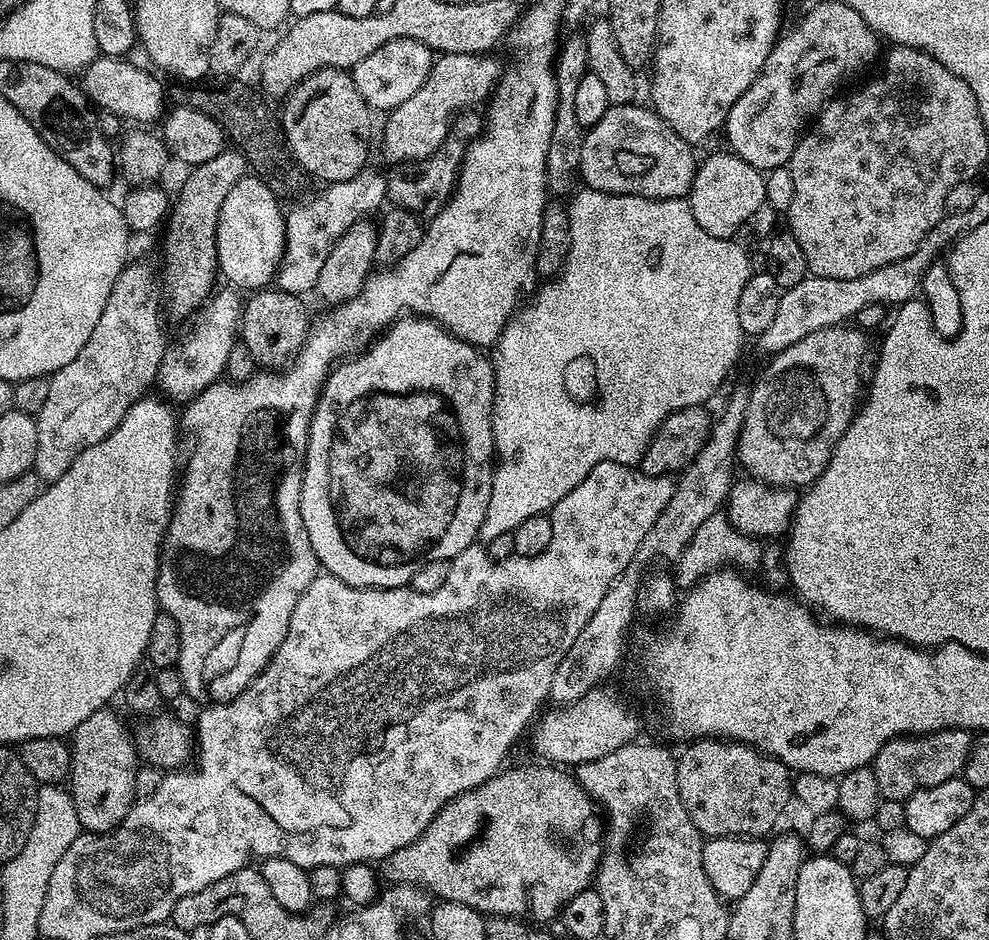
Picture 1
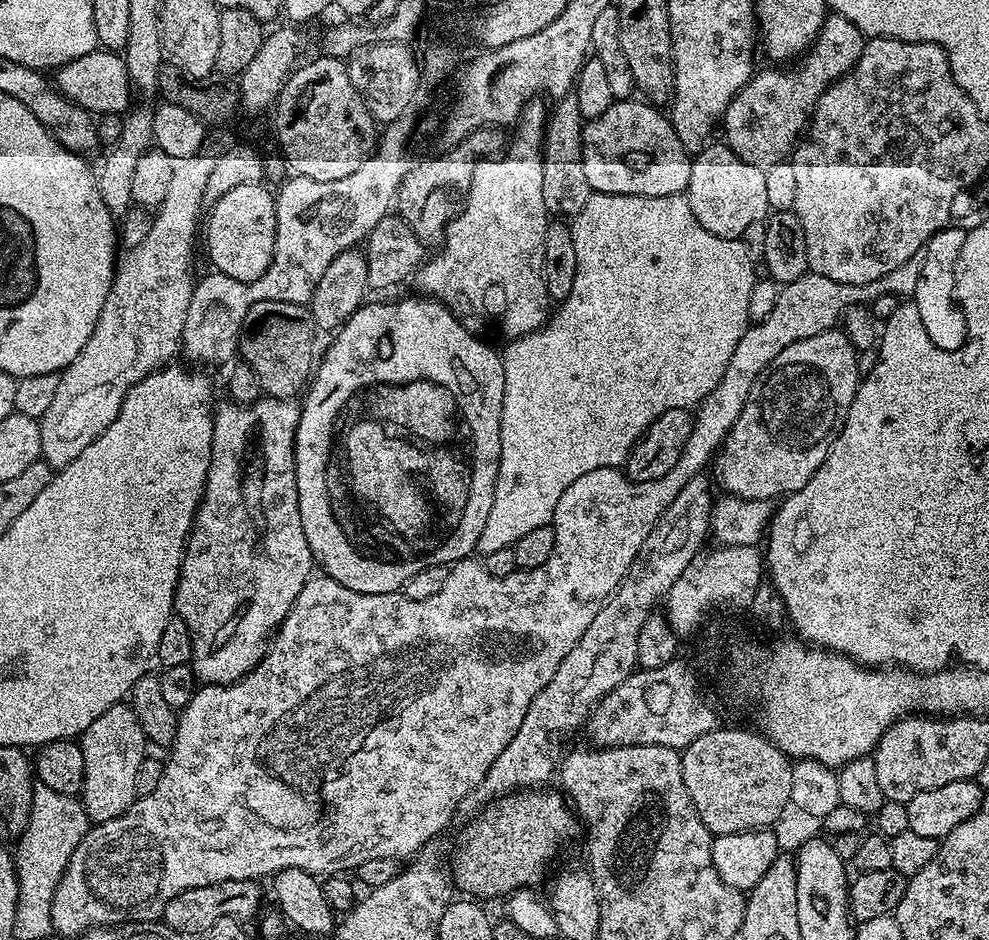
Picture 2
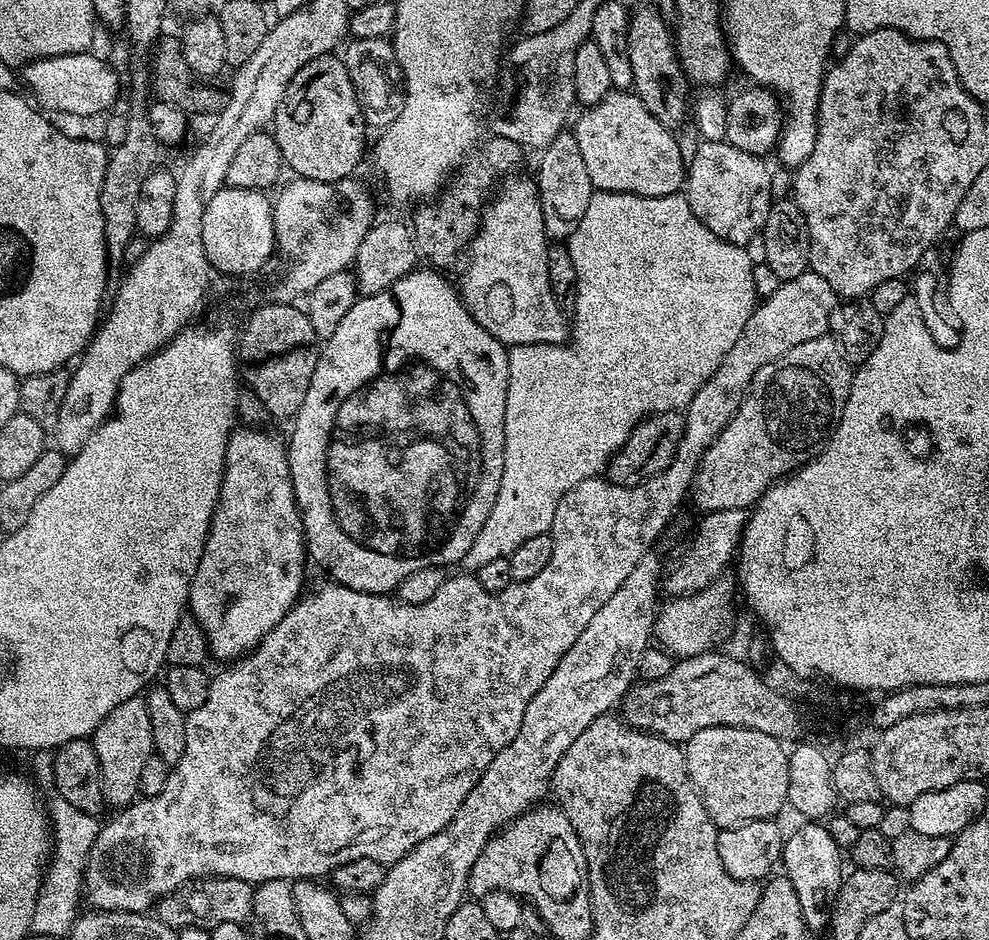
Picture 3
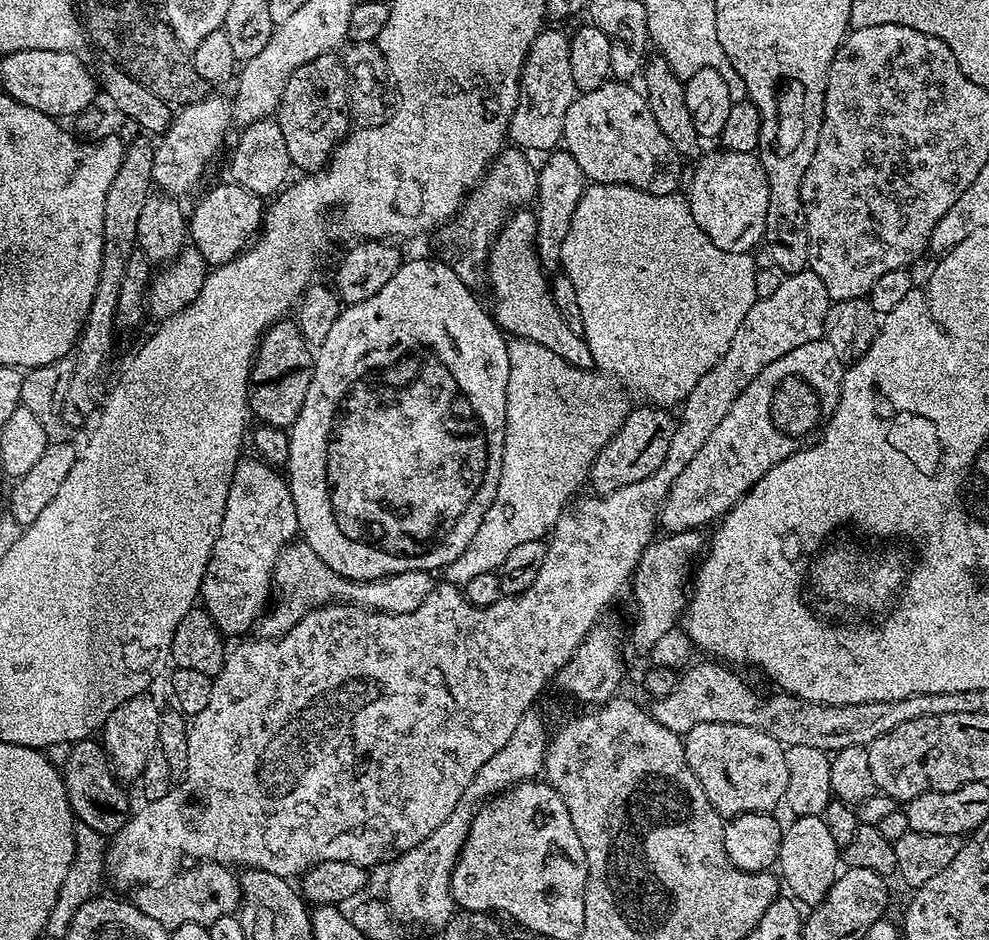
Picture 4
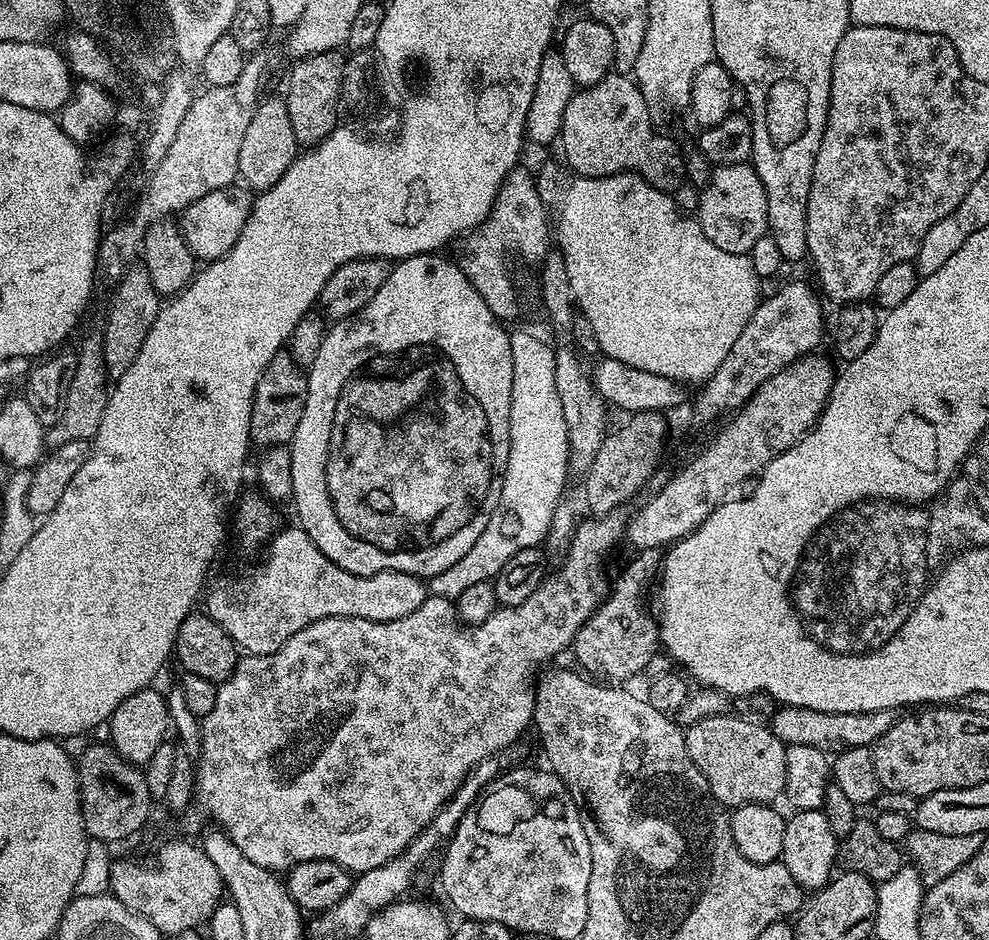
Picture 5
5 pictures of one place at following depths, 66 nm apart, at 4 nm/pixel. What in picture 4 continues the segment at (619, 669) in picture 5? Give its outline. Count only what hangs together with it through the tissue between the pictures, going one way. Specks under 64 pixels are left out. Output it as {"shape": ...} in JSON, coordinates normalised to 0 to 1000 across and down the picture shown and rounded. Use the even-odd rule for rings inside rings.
{"shape":[[[707,562],[671,568],[660,573],[649,589],[637,618],[639,638],[643,641],[643,656],[639,660],[641,688],[656,691],[669,674],[685,667],[694,647],[694,627],[701,616],[702,605],[714,583],[712,568]]]}

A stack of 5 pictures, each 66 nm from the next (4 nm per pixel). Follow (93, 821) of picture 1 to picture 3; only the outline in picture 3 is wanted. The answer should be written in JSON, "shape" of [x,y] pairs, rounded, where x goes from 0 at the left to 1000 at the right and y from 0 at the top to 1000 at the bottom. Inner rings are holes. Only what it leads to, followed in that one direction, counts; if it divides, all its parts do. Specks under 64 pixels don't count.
{"shape":[[[142,740],[115,751],[105,767],[97,773],[92,784],[95,802],[99,802],[101,824],[105,831],[105,849],[110,856],[128,857],[139,850],[142,837],[140,823],[144,823],[144,814],[148,806],[156,803],[154,782],[152,781],[152,760],[148,747]]]}

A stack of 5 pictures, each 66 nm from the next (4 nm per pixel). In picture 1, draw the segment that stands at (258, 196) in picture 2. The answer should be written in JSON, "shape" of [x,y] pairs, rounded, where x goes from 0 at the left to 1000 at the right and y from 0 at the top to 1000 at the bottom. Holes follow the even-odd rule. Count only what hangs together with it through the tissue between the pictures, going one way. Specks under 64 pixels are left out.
{"shape":[[[258,185],[245,188],[229,206],[220,228],[218,246],[218,284],[232,303],[240,309],[262,309],[278,299],[279,289],[287,278],[289,240],[284,214]]]}

